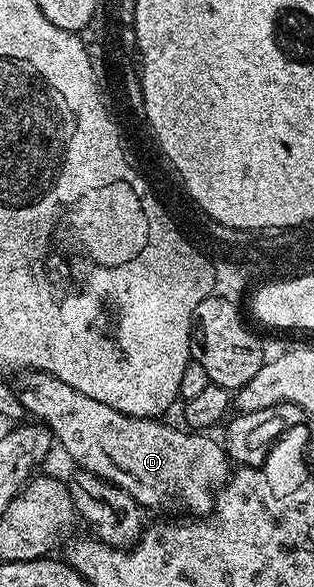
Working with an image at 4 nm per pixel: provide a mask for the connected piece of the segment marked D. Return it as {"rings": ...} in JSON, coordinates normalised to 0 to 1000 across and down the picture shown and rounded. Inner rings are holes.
{"rings":[[[86,630],[54,656],[54,673],[76,704],[99,702],[115,717],[159,729],[185,761],[201,761],[226,775],[226,784],[268,804],[344,818],[360,828],[398,835],[443,857],[459,869],[484,865],[494,872],[545,872],[557,876],[605,876],[643,882],[672,872],[685,859],[685,842],[723,823],[729,779],[713,758],[634,733],[586,733],[554,729],[545,722],[516,722],[506,712],[459,712],[404,709],[395,702],[360,698],[360,692],[334,692],[334,685],[309,685],[309,678],[283,678],[283,671],[258,671],[258,664],[232,664],[207,651],[153,634]]]}

